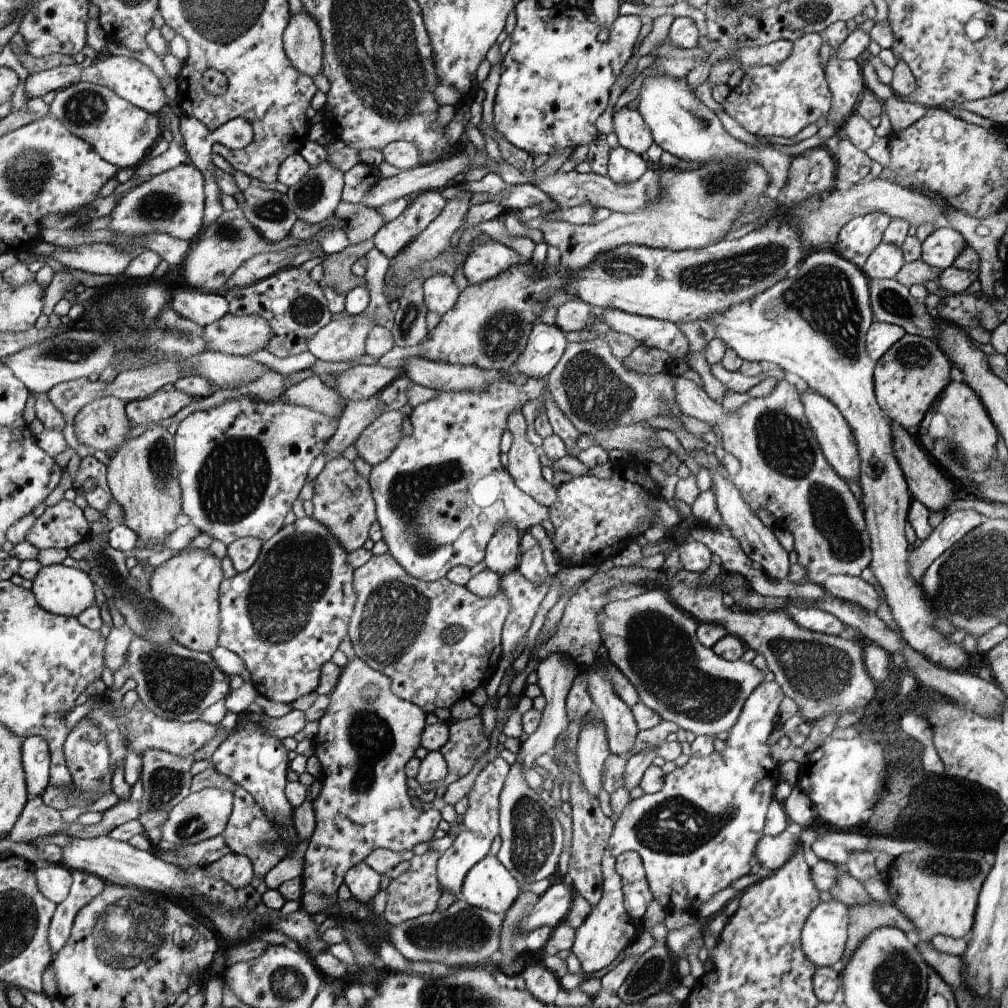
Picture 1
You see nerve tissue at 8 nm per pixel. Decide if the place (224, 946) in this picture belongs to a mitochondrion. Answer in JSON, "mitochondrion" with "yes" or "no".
{"mitochondrion":"no"}

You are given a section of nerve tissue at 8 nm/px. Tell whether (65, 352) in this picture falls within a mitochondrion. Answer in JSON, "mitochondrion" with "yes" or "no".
{"mitochondrion":"yes"}

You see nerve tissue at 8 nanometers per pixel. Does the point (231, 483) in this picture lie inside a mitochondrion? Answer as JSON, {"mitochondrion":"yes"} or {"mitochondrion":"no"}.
{"mitochondrion":"yes"}

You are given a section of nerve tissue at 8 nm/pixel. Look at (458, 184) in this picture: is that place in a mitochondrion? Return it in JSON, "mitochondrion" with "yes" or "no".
{"mitochondrion":"no"}

